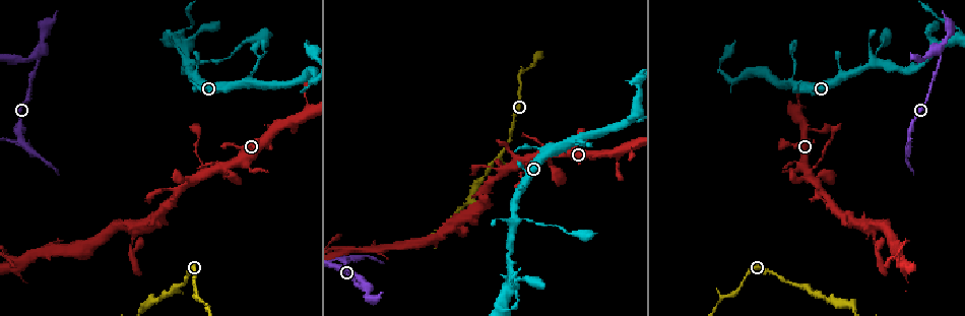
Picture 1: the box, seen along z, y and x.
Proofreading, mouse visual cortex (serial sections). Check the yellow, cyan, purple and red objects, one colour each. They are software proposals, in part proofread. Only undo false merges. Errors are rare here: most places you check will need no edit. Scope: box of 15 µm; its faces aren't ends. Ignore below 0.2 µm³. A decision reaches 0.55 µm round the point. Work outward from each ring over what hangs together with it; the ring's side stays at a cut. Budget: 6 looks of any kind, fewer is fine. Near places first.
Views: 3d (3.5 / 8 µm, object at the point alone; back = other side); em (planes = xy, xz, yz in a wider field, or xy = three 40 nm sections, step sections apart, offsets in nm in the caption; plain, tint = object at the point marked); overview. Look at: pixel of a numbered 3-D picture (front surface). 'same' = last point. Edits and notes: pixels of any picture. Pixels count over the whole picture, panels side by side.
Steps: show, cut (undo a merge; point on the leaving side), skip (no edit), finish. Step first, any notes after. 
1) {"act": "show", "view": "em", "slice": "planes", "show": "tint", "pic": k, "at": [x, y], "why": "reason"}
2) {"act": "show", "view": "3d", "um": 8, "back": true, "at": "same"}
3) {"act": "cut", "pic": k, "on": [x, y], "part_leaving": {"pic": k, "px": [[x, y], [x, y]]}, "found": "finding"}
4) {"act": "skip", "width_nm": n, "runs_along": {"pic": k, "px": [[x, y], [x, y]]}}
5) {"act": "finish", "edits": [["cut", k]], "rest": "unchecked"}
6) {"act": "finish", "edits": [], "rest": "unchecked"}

{"act": "show", "view": "3d", "um": 3.5, "pic": 1, "at": [938, 51], "why": "a narrow waist"}

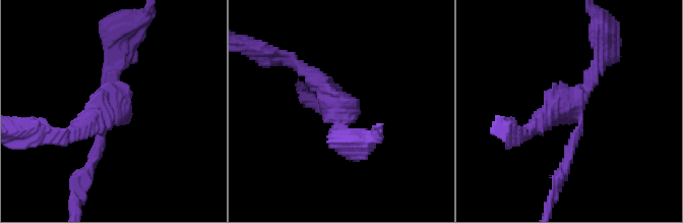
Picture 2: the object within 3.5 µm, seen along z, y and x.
{"act": "show", "view": "em", "slice": "xy", "step": 5, "show": "tint", "pic": 2, "at": [337, 107]}

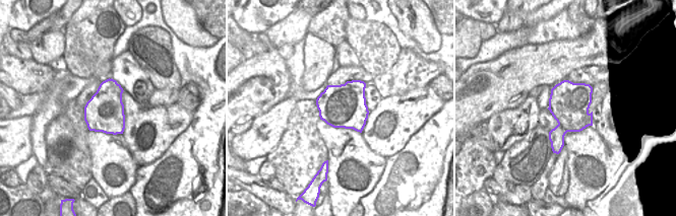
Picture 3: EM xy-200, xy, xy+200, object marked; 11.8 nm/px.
{"act": "skip", "runs_along": {"pic": 2, "px": [[566, 162], [579, 131], [568, 106], [526, 131]]}, "found": "one cell here"}

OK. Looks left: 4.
{"act": "show", "view": "3d", "um": 3.5, "pic": 1, "at": [868, 67], "why": "thin arm on a thick one"}

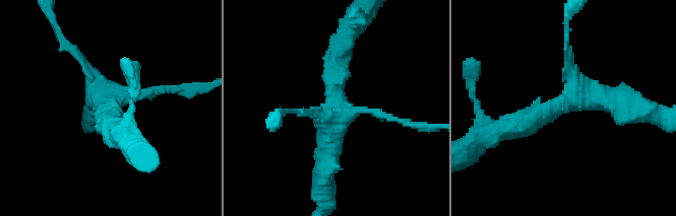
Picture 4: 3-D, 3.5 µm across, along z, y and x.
{"act": "show", "view": "em", "slice": "xy", "step": 5, "show": "tint", "pic": 4, "at": [104, 103]}

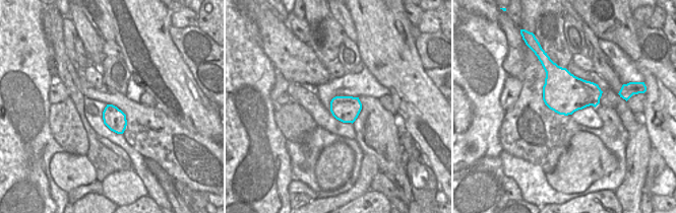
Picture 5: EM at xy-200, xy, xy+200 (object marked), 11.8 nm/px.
{"act": "skip", "runs_along": {"pic": 4, "px": [[500, 132], [570, 97], [622, 110]]}, "found": "all the same cell"}

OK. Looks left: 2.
{"act": "show", "view": "3d", "um": 8, "pic": 1, "at": [910, 141], "why": "sharp bend"}

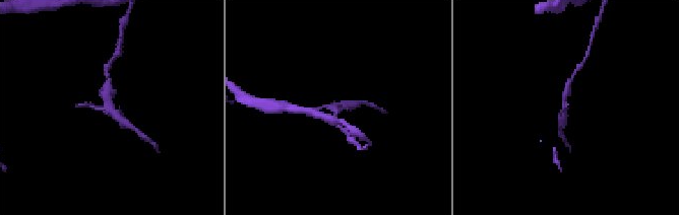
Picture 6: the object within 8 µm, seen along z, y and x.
{"act": "show", "view": "em", "slice": "xy", "step": 3, "show": "tint", "pic": 6, "at": [563, 110]}

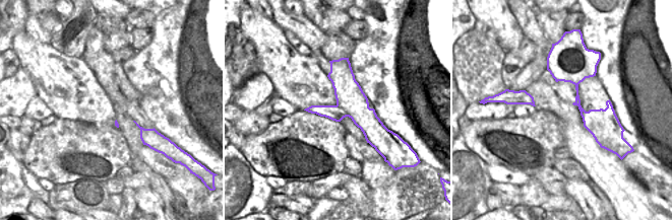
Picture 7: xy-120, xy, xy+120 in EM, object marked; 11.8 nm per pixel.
{"act": "skip", "runs_along": {"pic": 6, "px": [[109, 84], [107, 108], [79, 103]]}, "found": "all the same cell"}

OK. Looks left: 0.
{"act": "finish", "edits": [], "rest": "unchecked"}

